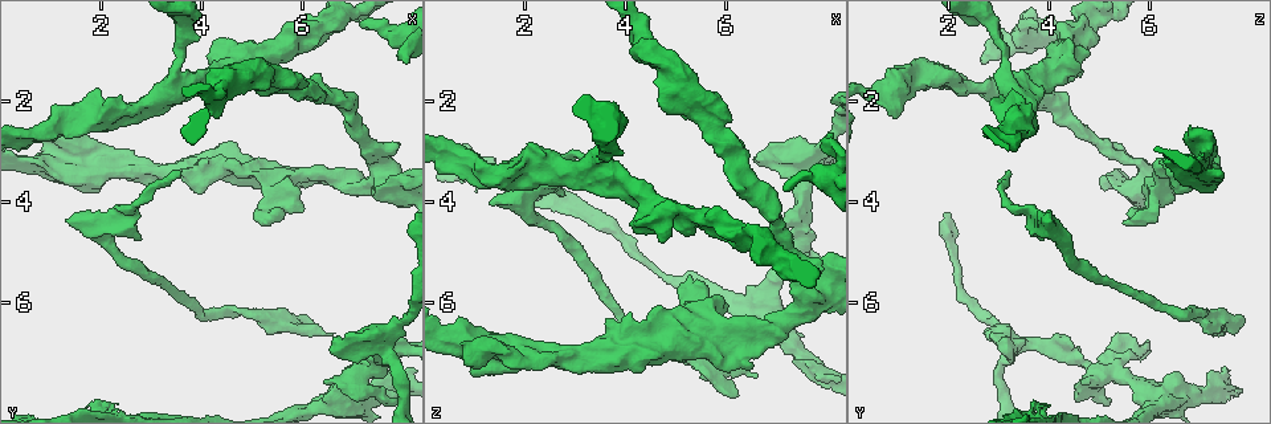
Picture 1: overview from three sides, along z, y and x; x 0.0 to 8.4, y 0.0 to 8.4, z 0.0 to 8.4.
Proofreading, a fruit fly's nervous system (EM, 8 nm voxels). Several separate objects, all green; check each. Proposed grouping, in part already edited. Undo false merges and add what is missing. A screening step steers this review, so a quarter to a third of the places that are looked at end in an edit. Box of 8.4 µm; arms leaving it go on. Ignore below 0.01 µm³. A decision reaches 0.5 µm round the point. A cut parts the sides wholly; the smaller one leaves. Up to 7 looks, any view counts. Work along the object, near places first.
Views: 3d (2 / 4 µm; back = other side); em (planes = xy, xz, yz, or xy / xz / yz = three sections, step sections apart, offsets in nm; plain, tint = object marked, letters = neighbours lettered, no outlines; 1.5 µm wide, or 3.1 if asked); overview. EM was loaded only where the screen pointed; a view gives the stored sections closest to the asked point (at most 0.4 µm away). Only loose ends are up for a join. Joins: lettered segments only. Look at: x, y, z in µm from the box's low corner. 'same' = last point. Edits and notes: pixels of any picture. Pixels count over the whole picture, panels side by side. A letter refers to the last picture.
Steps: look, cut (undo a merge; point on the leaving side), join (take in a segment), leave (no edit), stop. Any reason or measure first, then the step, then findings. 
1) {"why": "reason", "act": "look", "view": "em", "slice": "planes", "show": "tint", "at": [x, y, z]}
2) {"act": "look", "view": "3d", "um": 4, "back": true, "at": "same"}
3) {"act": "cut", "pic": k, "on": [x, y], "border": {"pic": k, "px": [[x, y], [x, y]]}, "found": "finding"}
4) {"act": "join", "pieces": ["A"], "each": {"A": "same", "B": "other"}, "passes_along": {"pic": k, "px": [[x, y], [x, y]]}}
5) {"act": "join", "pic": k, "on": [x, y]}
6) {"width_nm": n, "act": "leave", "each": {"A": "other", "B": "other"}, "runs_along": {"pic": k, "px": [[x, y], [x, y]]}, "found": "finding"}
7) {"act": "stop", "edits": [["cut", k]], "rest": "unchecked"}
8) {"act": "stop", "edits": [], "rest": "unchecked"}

{"why": "free end", "act": "look", "view": "em", "slice": "xz", "step": 8, "show": "letters", "at": [1.30, 4.40, 4.00]}

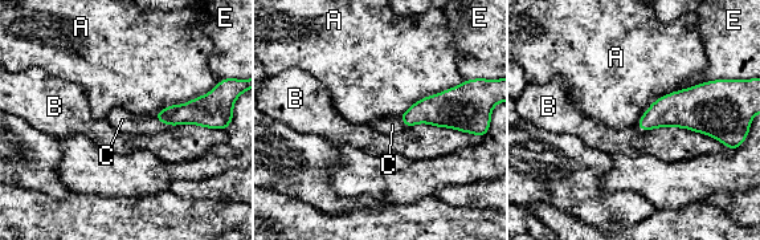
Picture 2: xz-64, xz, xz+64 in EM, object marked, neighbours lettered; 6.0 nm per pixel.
{"why": "another direction", "act": "look", "view": "em", "slice": "planes", "show": "letters", "at": "same"}

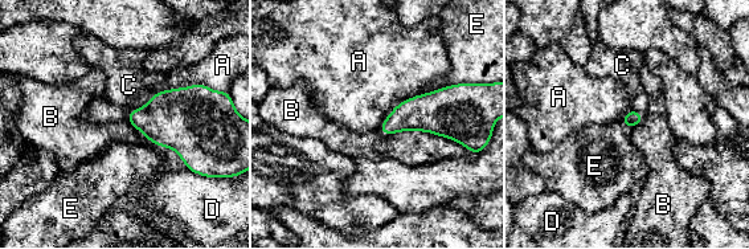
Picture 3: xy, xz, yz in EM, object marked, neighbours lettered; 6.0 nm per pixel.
{"act": "join", "pieces": ["C"], "each": {"A": "other", "B": "other", "C": "same", "D": "other", "E": "other"}, "passes_along": {"pic": 3, "px": [[184, 119], [148, 101], [129, 85]]}, "found": "it goes on there"}

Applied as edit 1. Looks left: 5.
{"why": "see it whole again", "act": "look", "view": "overview"}

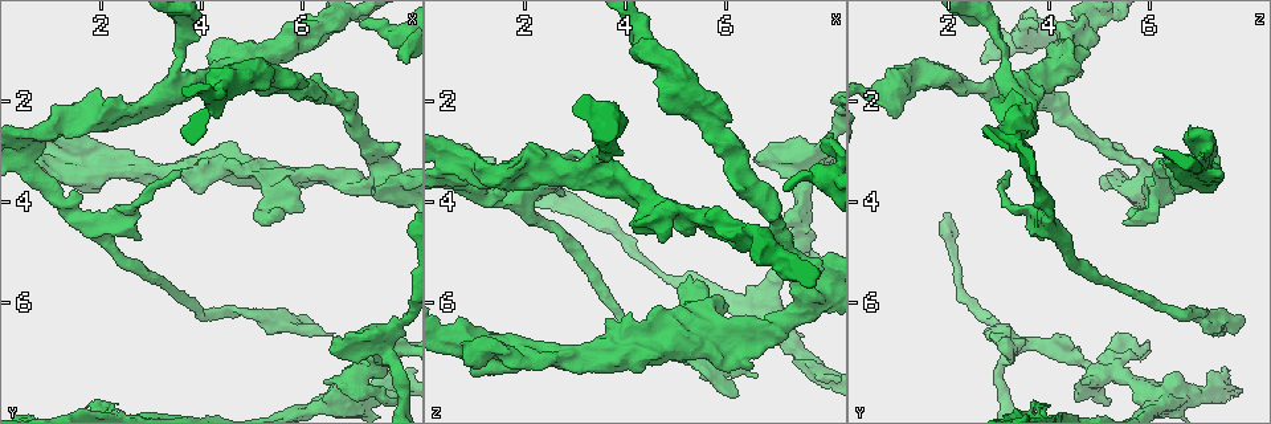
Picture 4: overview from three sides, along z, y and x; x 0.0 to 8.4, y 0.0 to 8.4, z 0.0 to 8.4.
{"why": "free end", "act": "look", "view": "em", "slice": "planes", "show": "tint", "at": [3.60, 3.40, 3.20]}

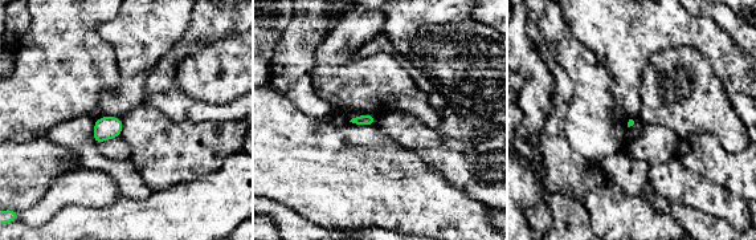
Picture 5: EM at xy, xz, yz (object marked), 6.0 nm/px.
{"act": "look", "view": "em", "slice": "planes", "show": "letters", "at": "same"}

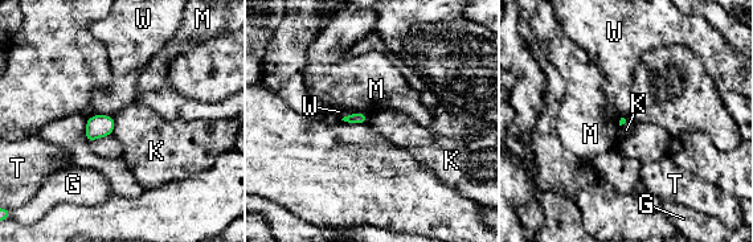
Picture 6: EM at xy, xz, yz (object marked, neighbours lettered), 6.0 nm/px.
{"act": "leave", "each": {"G": "other", "K": "other", "M": "other", "T": "other", "W": "other"}, "found": "no lettered segment goes on from it"}

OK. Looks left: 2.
{"why": "free end", "act": "look", "view": "em", "slice": "xz", "step": 4, "show": "letters", "at": [5.25, 4.45, 5.50]}

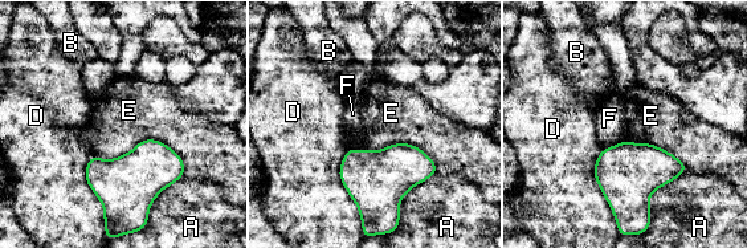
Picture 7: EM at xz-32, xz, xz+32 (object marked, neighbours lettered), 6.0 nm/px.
{"act": "look", "view": "em", "slice": "planes", "show": "letters", "at": "same"}

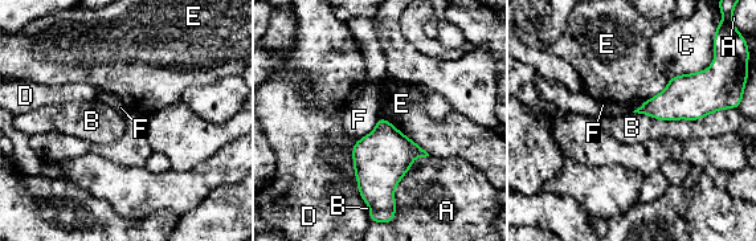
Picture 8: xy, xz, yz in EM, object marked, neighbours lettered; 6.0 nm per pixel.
{"act": "leave", "each": {"A": "other", "B": "other", "C": "other", "D": "other", "E": "other", "F": "other"}, "border": {"pic": 8, "px": [[633, 111], [657, 119], [691, 121]]}, "found": "none of them fits"}

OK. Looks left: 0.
{"act": "stop", "edits": [["join", 3]], "rest": "unchecked"}

